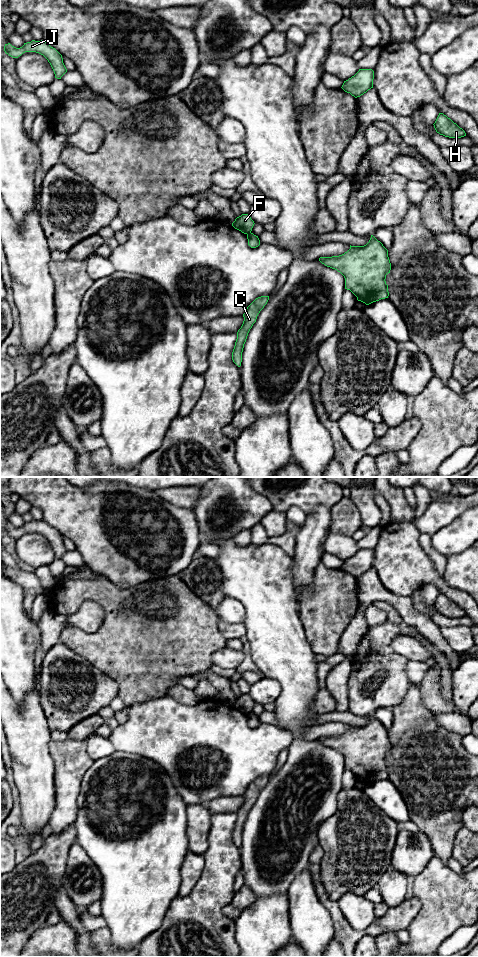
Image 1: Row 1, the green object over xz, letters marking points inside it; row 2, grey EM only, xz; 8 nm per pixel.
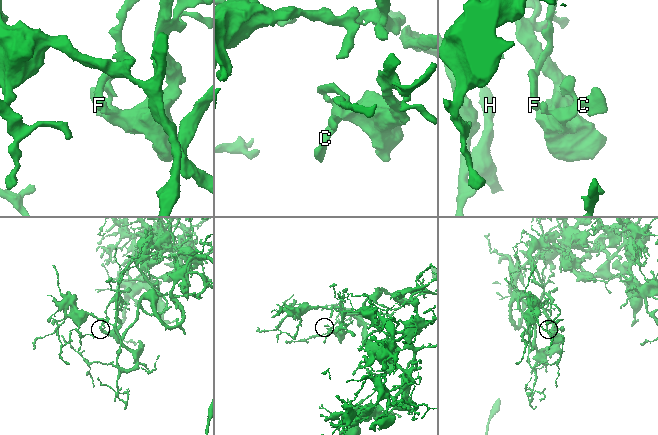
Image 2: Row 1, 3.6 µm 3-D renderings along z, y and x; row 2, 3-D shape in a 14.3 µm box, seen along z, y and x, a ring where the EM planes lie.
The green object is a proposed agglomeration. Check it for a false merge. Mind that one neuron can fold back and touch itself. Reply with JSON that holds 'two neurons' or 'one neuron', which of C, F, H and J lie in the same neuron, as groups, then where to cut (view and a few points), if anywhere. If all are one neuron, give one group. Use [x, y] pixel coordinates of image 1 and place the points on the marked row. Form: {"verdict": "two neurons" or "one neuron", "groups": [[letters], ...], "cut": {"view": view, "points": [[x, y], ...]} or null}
{"verdict": "two neurons", "groups": [["C", "H", "J"], ["F"]], "cut": {"view": "xz", "points": [[250, 232], [247, 234]]}}

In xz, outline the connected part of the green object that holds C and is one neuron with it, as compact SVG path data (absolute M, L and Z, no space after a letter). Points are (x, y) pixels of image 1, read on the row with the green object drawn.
M261 296L256 298L246 309L243 314L244 321L241 328L237 332L237 339L232 352L233 362L240 367L242 362L242 352L244 344L246 342L248 333L256 322L257 316L260 311L264 308L269 300L269 296Z

